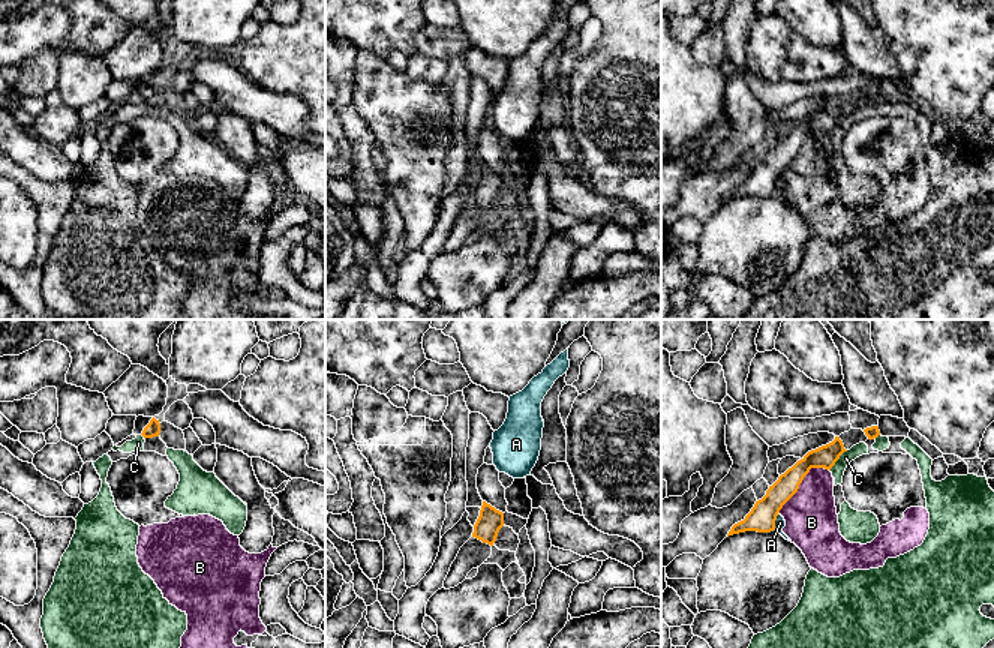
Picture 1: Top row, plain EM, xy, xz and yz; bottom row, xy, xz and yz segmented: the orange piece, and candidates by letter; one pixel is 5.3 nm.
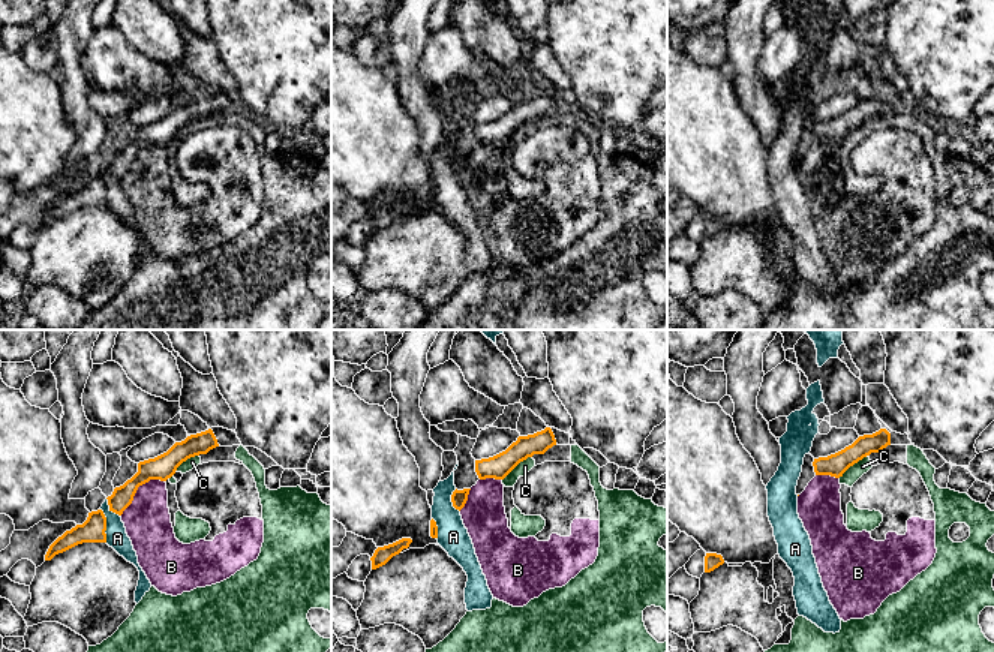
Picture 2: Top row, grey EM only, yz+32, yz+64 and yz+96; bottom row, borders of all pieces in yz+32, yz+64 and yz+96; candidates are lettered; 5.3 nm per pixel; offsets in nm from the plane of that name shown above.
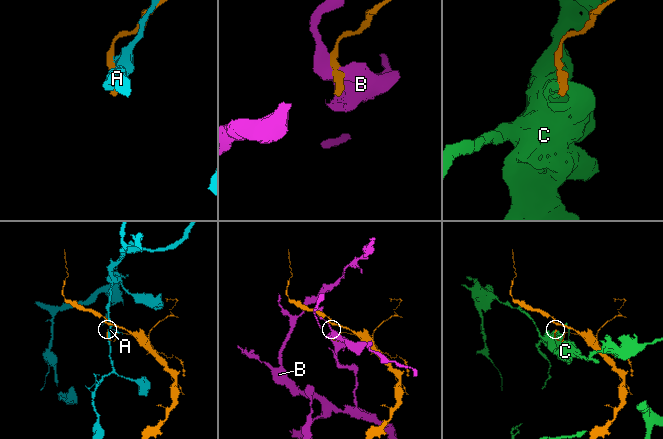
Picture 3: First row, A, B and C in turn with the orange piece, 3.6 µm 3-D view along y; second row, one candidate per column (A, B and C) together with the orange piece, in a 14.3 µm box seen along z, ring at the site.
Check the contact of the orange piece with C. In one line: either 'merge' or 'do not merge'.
do not merge

